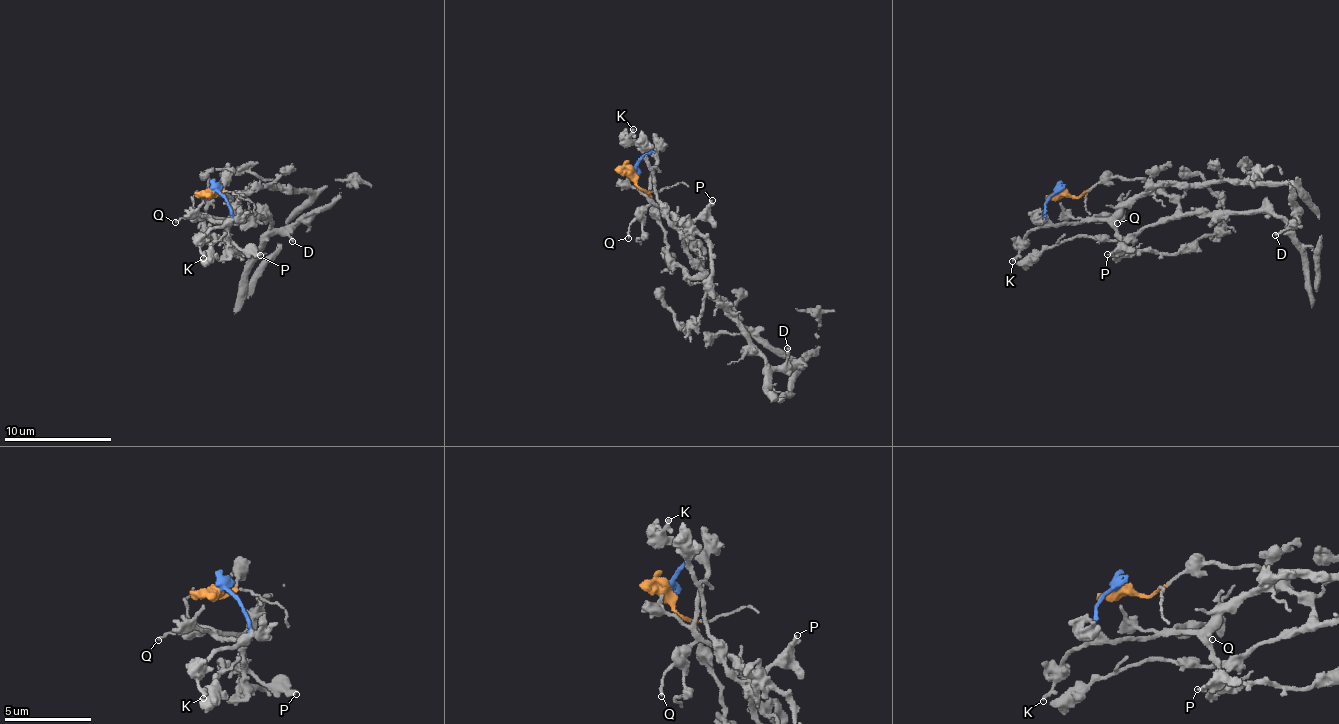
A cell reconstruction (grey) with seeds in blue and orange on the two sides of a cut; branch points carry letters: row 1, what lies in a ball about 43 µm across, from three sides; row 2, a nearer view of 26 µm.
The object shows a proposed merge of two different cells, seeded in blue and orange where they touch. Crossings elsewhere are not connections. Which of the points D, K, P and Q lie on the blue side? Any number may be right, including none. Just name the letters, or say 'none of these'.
K, Q

